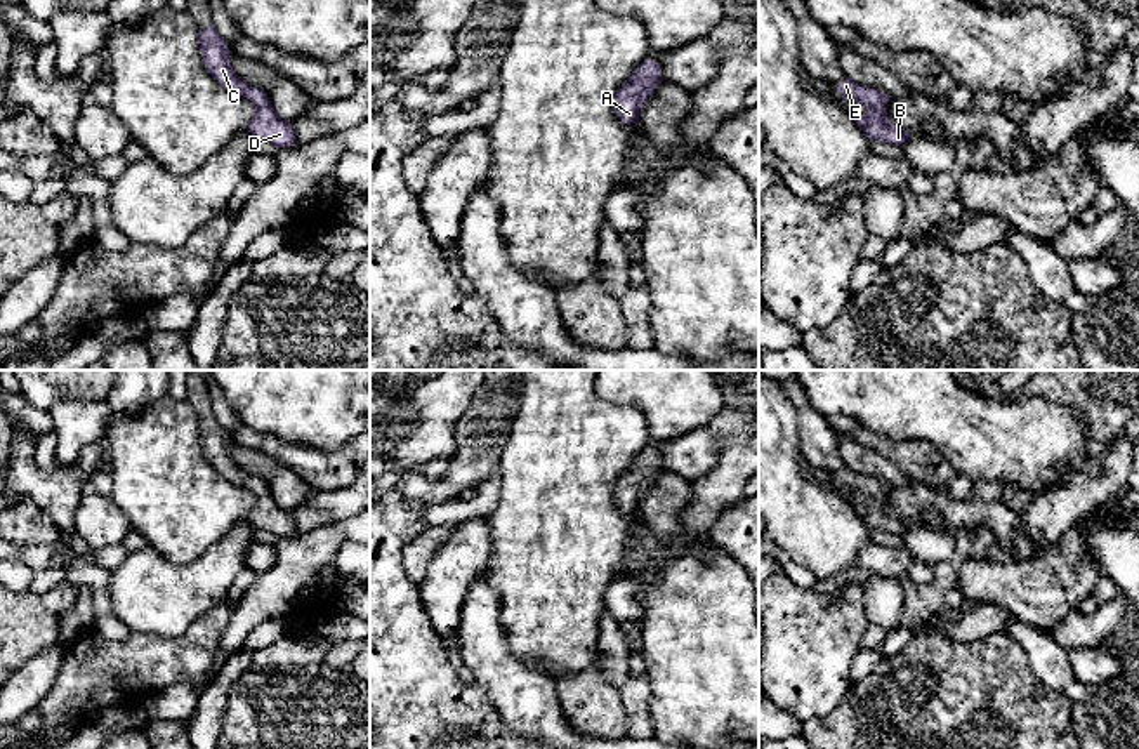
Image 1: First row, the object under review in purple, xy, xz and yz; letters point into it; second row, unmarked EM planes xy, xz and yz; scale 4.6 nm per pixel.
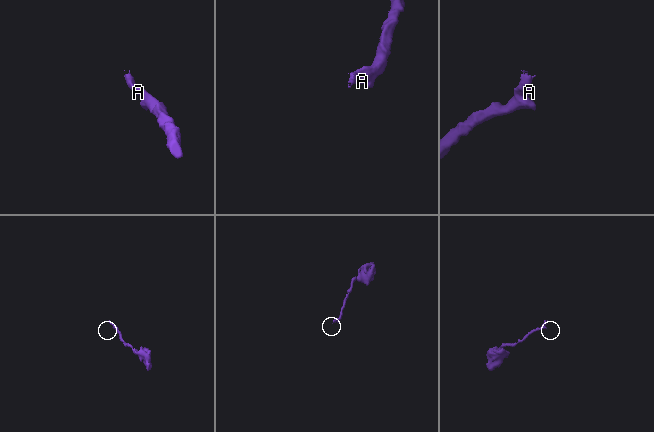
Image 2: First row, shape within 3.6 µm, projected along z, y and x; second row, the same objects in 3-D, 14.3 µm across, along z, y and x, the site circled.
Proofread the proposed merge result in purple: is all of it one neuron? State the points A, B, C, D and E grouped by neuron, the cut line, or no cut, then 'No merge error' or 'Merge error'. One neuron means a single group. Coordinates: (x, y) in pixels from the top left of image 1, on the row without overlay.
Groups: A B C D E. No split. No merge error

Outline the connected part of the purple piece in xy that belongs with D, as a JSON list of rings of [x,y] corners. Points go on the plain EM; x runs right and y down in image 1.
[[[210,407],[212,414],[205,419],[198,419],[198,434],[201,441],[201,450],[207,457],[207,461],[233,485],[241,488],[250,488],[255,495],[255,506],[252,513],[248,514],[248,521],[253,525],[255,530],[271,532],[276,537],[290,537],[295,535],[295,521],[293,514],[281,509],[269,490],[267,483],[262,481],[257,476],[250,476],[241,466],[236,464],[236,461],[231,455],[231,440],[227,438],[226,429],[217,422],[214,417],[214,408]]]

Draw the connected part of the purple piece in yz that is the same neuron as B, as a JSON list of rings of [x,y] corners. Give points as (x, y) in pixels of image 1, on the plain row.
[[[846,466],[837,478],[844,490],[853,490],[858,497],[868,499],[866,504],[849,504],[870,530],[901,537],[910,528],[910,525],[887,506],[887,492],[891,490],[887,483],[873,476],[859,474],[849,466]]]

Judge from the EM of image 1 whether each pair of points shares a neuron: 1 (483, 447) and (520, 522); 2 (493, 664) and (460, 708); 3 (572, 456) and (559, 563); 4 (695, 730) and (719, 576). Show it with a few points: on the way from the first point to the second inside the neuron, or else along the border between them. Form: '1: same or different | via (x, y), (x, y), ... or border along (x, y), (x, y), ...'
1: different | border along (509, 428), (497, 468)
2: different | border along (474, 683), (485, 692), (502, 720)
3: same | via (559, 482), (559, 537)
4: same | via (704, 692), (709, 685), (709, 614)

